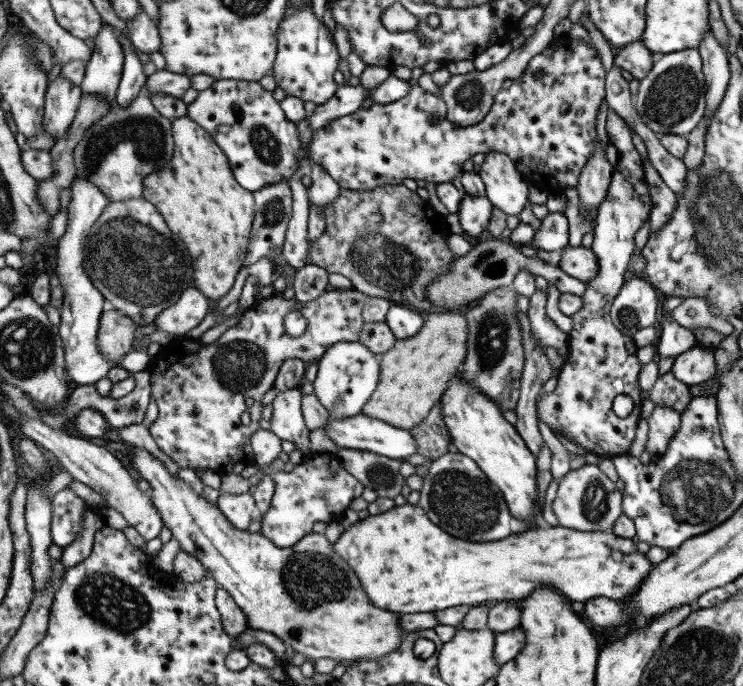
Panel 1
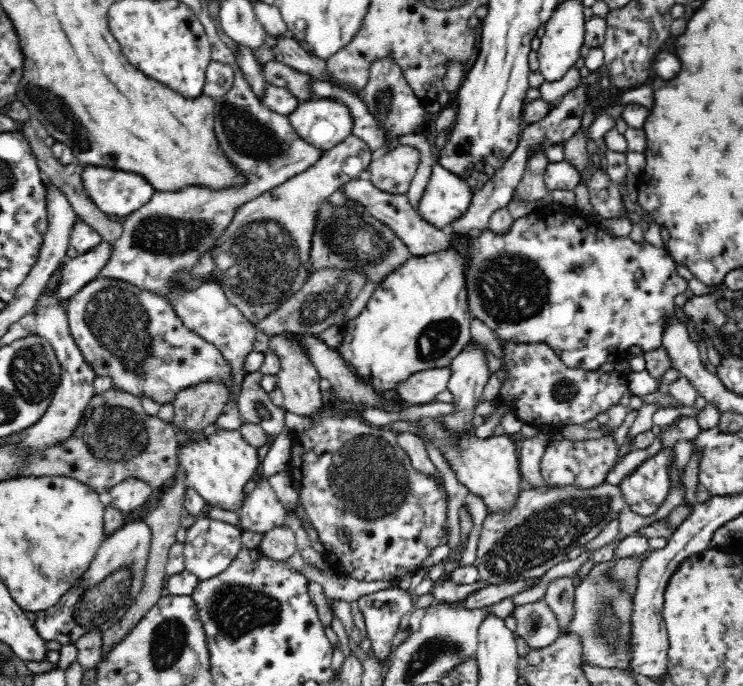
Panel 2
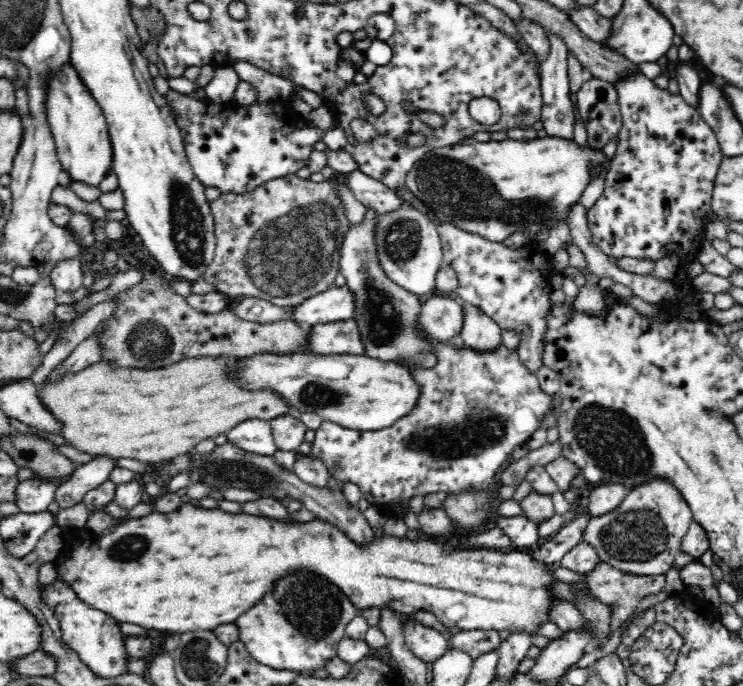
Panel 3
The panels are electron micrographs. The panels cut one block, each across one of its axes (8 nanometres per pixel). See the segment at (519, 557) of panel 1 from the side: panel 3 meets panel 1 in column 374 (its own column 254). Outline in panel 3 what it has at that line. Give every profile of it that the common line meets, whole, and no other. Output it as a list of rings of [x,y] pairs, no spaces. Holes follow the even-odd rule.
[[[182,504],[177,510],[168,513],[150,513],[148,516],[138,519],[118,520],[118,524],[110,526],[106,531],[96,534],[90,532],[87,528],[76,530],[71,533],[65,533],[63,540],[65,546],[60,555],[54,560],[53,564],[58,572],[58,580],[62,580],[69,588],[78,595],[84,603],[110,614],[112,618],[116,618],[118,622],[130,622],[130,624],[138,624],[144,628],[154,628],[154,630],[168,630],[168,632],[190,632],[190,630],[214,630],[220,624],[232,624],[236,622],[238,616],[242,616],[248,608],[256,606],[268,592],[272,592],[274,584],[286,576],[286,574],[294,574],[300,570],[306,572],[316,572],[326,576],[332,584],[336,584],[346,596],[352,601],[352,604],[360,611],[366,608],[389,608],[398,616],[412,616],[419,610],[427,610],[436,615],[436,618],[443,622],[449,628],[458,628],[458,630],[508,630],[508,632],[528,632],[528,635],[537,635],[536,630],[540,624],[550,620],[550,604],[552,600],[557,600],[556,593],[550,591],[551,583],[557,579],[546,564],[541,564],[538,560],[532,559],[532,554],[527,549],[511,548],[509,550],[498,550],[489,548],[456,548],[450,546],[448,542],[439,542],[438,539],[432,539],[428,536],[421,535],[417,540],[408,540],[408,538],[396,538],[396,536],[383,536],[381,531],[377,531],[376,538],[368,544],[361,546],[351,540],[342,530],[339,530],[332,523],[321,520],[312,520],[312,522],[280,522],[280,520],[272,520],[272,518],[262,518],[250,514],[228,514],[224,510],[208,510],[204,505]]]

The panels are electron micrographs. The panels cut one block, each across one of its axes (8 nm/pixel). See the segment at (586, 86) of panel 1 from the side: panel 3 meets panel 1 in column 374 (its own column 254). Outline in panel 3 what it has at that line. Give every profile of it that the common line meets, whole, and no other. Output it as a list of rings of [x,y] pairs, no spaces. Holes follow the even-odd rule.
[[[169,90],[165,100],[173,112],[176,124],[180,127],[187,160],[196,178],[205,186],[219,188],[222,193],[245,193],[267,183],[272,179],[279,179],[286,175],[295,175],[298,170],[307,166],[307,161],[314,150],[314,144],[320,142],[324,132],[300,112],[286,106],[281,99],[272,99],[262,104],[238,105],[232,99],[228,102],[212,102],[207,97],[195,100],[186,95]]]

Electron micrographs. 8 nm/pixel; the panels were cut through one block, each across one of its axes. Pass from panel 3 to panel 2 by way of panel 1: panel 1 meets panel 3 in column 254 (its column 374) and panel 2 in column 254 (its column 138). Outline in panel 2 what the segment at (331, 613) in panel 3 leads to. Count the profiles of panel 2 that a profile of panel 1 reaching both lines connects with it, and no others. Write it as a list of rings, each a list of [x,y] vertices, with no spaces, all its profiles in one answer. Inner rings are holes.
[[[215,430],[203,440],[192,440],[182,444],[177,448],[179,466],[184,469],[185,480],[184,485],[188,489],[194,489],[206,501],[206,505],[215,506],[230,512],[239,512],[244,505],[247,494],[244,493],[246,482],[250,482],[253,478],[259,476],[256,471],[260,468],[260,460],[258,458],[257,448],[248,444],[247,440],[237,430]]]

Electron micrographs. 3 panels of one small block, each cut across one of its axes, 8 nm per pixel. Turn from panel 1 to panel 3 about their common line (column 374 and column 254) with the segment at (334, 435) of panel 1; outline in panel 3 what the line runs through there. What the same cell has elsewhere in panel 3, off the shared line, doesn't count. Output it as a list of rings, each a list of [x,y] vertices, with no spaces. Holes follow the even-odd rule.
[[[260,419],[244,420],[227,432],[227,442],[233,442],[246,452],[262,456],[273,456],[277,450],[273,439],[271,424]]]

